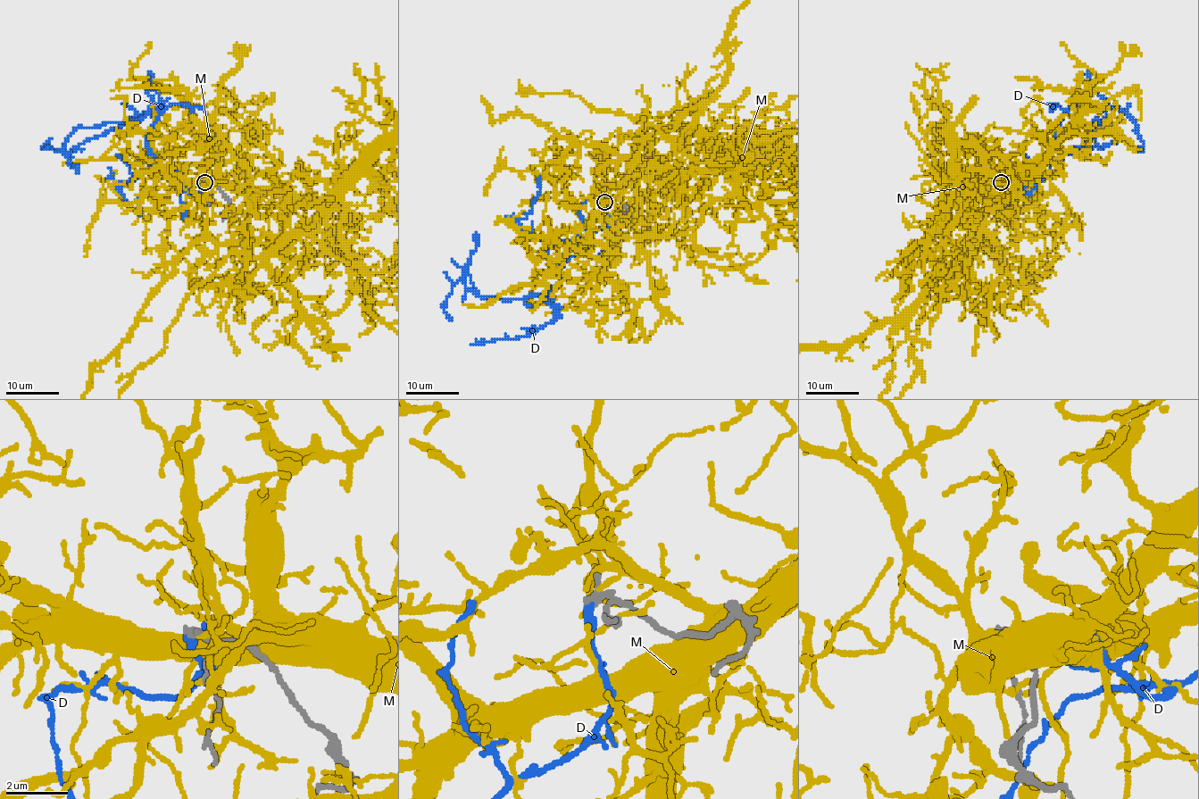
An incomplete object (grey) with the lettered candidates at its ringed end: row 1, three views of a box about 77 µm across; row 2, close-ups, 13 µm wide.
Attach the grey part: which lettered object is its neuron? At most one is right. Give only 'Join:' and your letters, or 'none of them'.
Join: D

